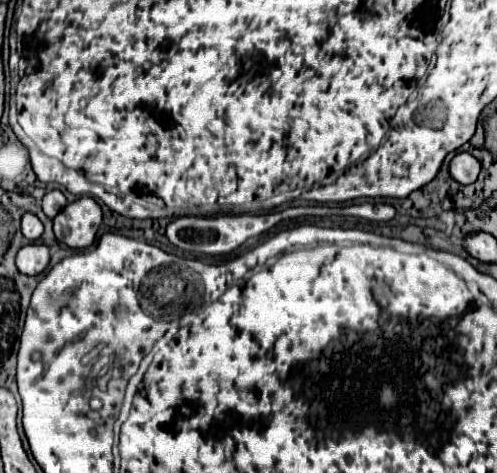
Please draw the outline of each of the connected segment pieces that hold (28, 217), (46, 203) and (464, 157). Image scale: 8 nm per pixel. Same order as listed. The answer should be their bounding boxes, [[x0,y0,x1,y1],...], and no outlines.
[[21,214,43,240],[41,190,67,218],[449,154,481,184]]

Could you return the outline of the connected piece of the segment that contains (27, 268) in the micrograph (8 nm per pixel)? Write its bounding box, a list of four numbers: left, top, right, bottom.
[17,244,51,276]

